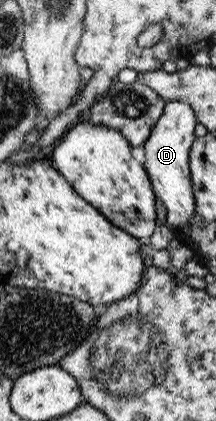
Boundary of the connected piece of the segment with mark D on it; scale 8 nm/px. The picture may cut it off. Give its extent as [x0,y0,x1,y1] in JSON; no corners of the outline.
[143,103,197,232]

